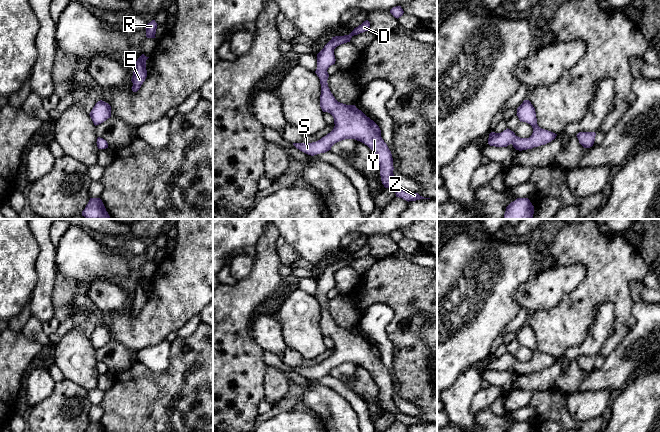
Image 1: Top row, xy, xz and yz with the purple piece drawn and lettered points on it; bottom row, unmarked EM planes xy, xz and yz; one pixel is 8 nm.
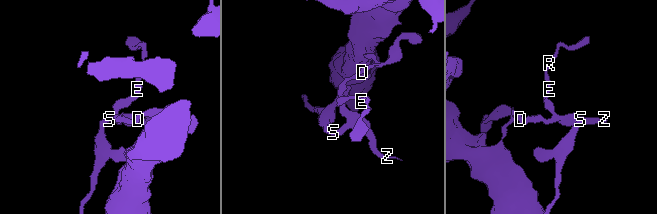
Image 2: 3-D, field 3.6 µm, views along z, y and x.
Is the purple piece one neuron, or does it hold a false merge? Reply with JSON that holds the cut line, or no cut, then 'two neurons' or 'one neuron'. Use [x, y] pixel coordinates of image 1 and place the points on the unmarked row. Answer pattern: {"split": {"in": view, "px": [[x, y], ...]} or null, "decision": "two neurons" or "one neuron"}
{"split": {"in": "yz", "px": [[543, 353], [542, 363], [528, 362], [521, 370]]}, "decision": "two neurons"}

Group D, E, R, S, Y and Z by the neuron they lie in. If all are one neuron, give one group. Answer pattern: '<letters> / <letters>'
D / E R S Y Z

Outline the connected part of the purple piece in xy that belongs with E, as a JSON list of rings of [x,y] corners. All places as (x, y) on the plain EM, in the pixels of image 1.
[[[142,278],[136,285],[136,290],[135,294],[133,295],[133,300],[132,300],[132,315],[137,316],[143,306],[145,305],[147,301],[147,294],[146,294],[146,284],[149,281],[146,281],[144,278]]]

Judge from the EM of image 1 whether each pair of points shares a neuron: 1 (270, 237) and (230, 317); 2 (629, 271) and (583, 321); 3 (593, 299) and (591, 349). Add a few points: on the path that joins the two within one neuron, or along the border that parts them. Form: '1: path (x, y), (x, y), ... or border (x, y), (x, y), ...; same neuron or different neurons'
1: path (266, 257), (265, 277), (245, 297); same neuron
2: path (615, 279), (587, 307); same neuron
3: border (602, 304), (597, 309), (594, 324), (579, 345); different neurons

